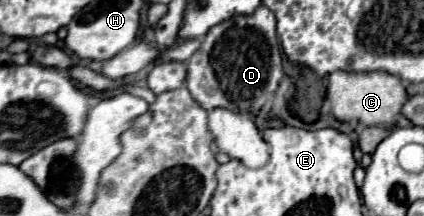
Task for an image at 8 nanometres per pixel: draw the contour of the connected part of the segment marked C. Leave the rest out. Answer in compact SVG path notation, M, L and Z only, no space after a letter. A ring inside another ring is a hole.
M335 71L327 75L327 99L331 103L331 113L337 121L343 123L363 123L367 127L387 127L395 121L395 117L401 113L403 103L407 101L405 87L399 77L373 71L373 73L347 73L347 71Z

